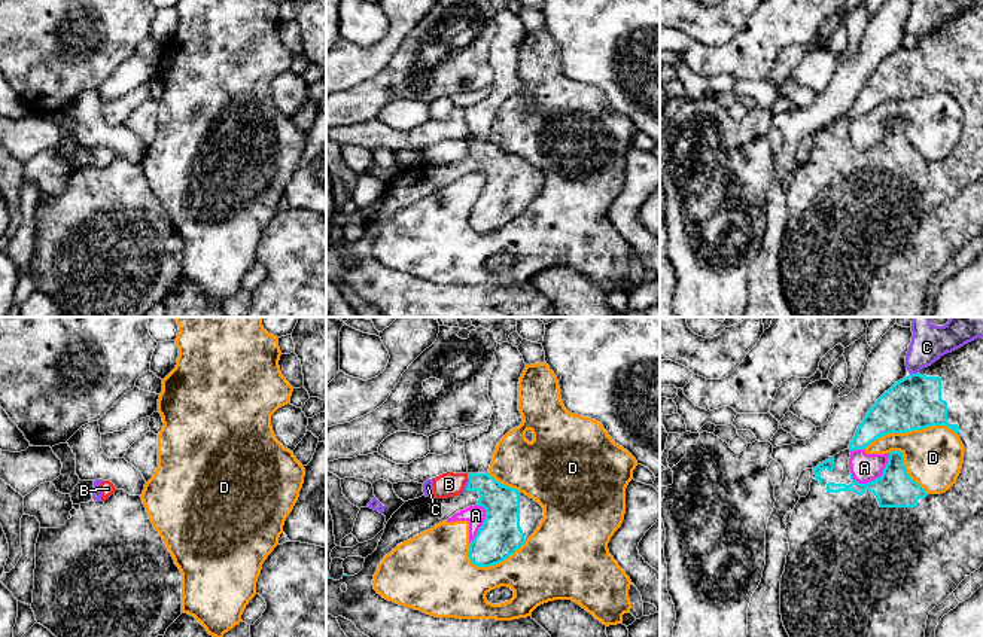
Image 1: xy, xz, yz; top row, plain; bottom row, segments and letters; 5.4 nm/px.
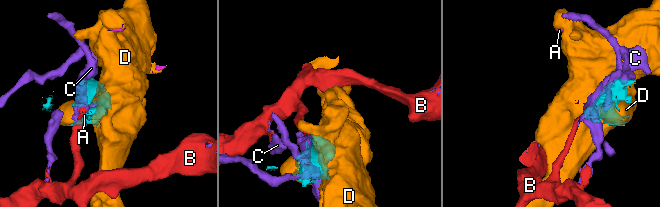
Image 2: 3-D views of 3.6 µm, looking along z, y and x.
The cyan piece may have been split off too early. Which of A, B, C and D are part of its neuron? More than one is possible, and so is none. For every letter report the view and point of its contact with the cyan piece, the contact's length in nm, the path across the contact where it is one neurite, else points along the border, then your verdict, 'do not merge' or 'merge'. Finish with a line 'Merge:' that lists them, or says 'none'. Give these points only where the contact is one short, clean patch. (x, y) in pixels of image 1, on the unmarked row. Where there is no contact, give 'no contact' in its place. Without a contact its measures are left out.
A: yz (877, 145) | 240 nm | do not merge
B: xz (468, 143) | 30 nm | along xz (466, 140), (468, 145) | do not merge
C: yz (913, 40) | 40 nm | do not merge
D: yz (909, 97) | 500 nm | do not merge
Merge: none

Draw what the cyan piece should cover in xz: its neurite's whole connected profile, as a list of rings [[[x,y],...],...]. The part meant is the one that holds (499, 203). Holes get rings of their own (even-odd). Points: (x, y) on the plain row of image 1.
[[[468,140],[468,146],[466,156],[459,162],[448,165],[421,162],[405,168],[387,188],[378,213],[365,225],[363,235],[354,243],[344,241],[340,247],[331,244],[326,247],[326,278],[334,284],[343,283],[351,287],[383,317],[560,317],[532,283],[512,287],[435,284],[389,268],[374,256],[374,241],[387,220],[469,173],[486,176],[486,186],[468,219],[471,229],[478,234],[502,229],[535,199],[544,185],[544,174],[538,168],[500,150],[489,140]]]

